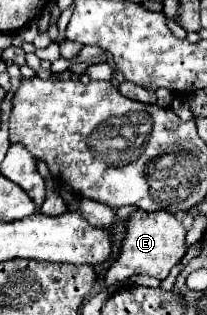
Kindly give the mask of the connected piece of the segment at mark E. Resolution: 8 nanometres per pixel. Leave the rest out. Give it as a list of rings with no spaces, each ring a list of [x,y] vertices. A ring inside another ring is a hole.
[[[135,211],[125,221],[125,237],[121,243],[121,251],[105,275],[105,285],[107,287],[115,285],[133,275],[153,275],[163,281],[183,255],[185,255],[185,229],[171,213]]]

